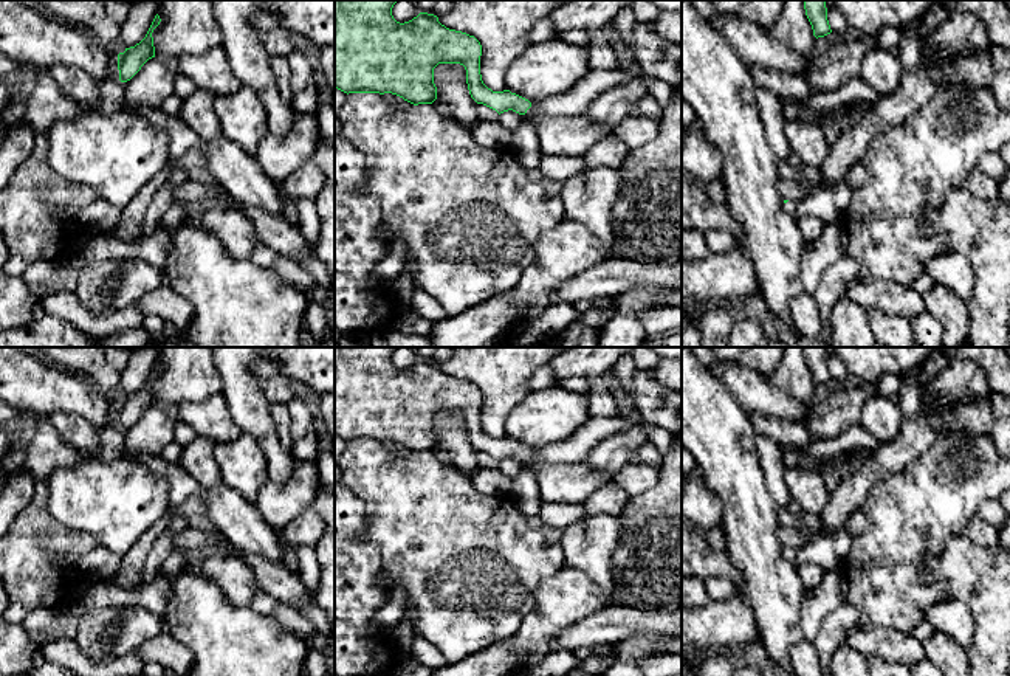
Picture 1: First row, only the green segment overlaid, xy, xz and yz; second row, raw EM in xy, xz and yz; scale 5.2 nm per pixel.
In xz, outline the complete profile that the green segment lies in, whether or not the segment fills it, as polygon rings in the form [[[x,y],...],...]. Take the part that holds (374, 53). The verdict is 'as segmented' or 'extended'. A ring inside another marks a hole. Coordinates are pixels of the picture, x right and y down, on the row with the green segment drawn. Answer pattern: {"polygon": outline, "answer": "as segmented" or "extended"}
{"polygon": [[[335,0],[335,88],[344,93],[392,93],[404,101],[432,104],[437,99],[434,68],[438,64],[460,64],[466,70],[466,84],[471,98],[499,115],[513,110],[519,115],[527,112],[550,116],[582,115],[586,107],[606,90],[630,82],[632,78],[623,68],[590,70],[573,88],[564,95],[544,101],[528,101],[510,90],[493,91],[480,74],[480,42],[466,33],[449,29],[438,17],[420,12],[409,22],[400,23],[392,16],[398,0]]], "answer": "extended"}

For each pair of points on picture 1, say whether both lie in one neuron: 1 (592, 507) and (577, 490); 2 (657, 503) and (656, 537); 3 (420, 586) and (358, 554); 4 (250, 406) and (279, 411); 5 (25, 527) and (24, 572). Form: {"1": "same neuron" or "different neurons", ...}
{"1": "different neurons", "2": "same neuron", "3": "different neurons", "4": "different neurons", "5": "same neuron"}

